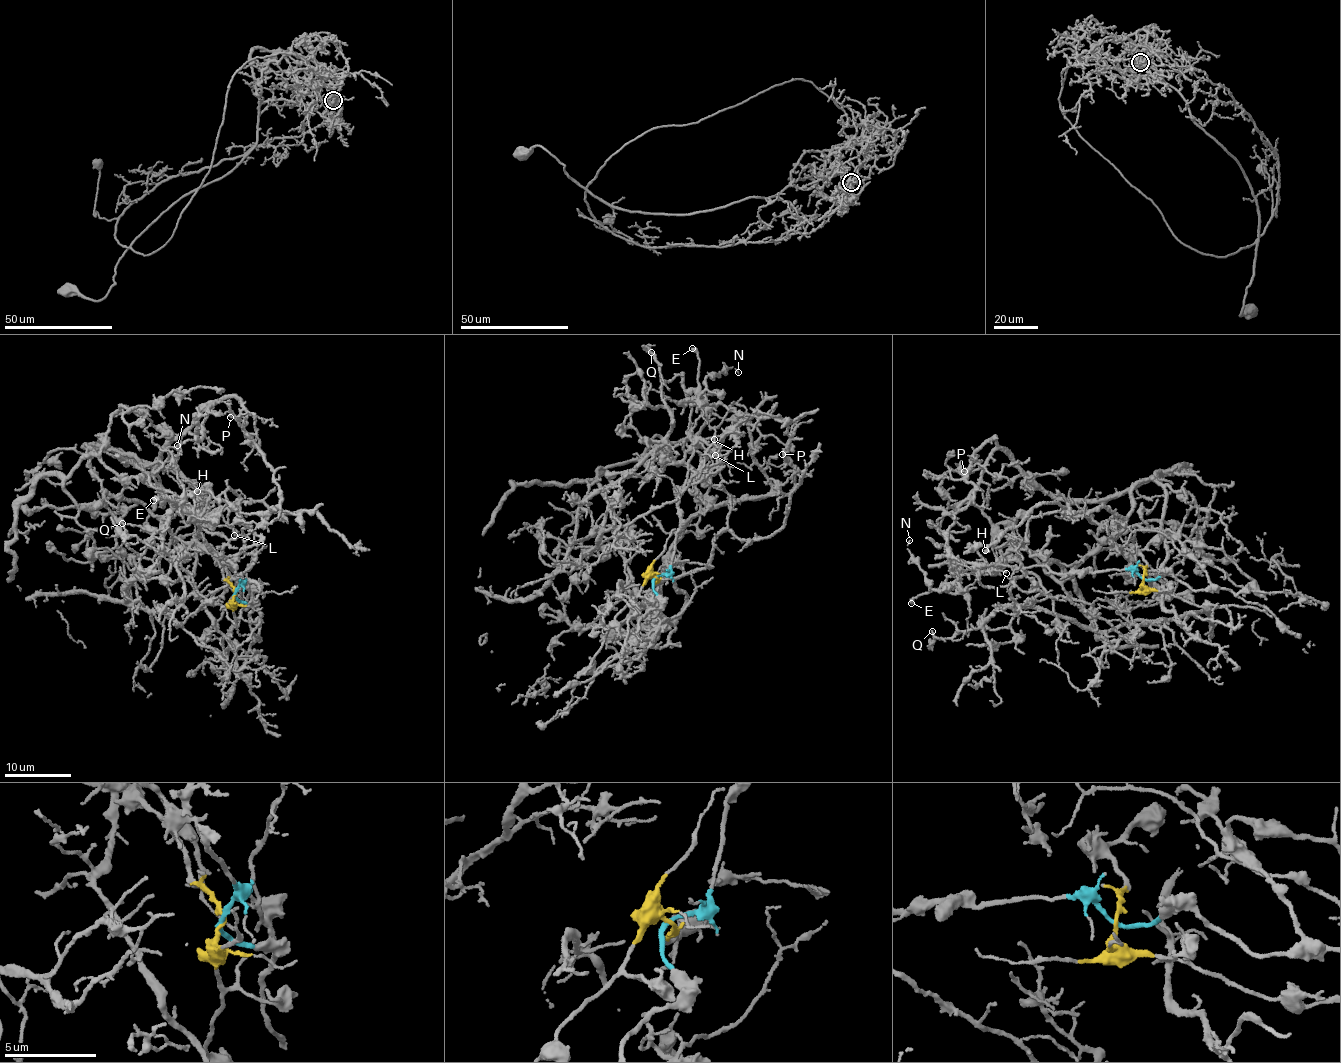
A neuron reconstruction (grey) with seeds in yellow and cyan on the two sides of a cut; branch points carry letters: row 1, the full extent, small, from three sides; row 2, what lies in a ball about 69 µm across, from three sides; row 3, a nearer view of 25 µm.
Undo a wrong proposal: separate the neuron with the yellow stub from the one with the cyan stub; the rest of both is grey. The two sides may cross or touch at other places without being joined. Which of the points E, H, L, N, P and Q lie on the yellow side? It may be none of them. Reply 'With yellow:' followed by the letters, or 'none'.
With yellow: H, L, P, Q

